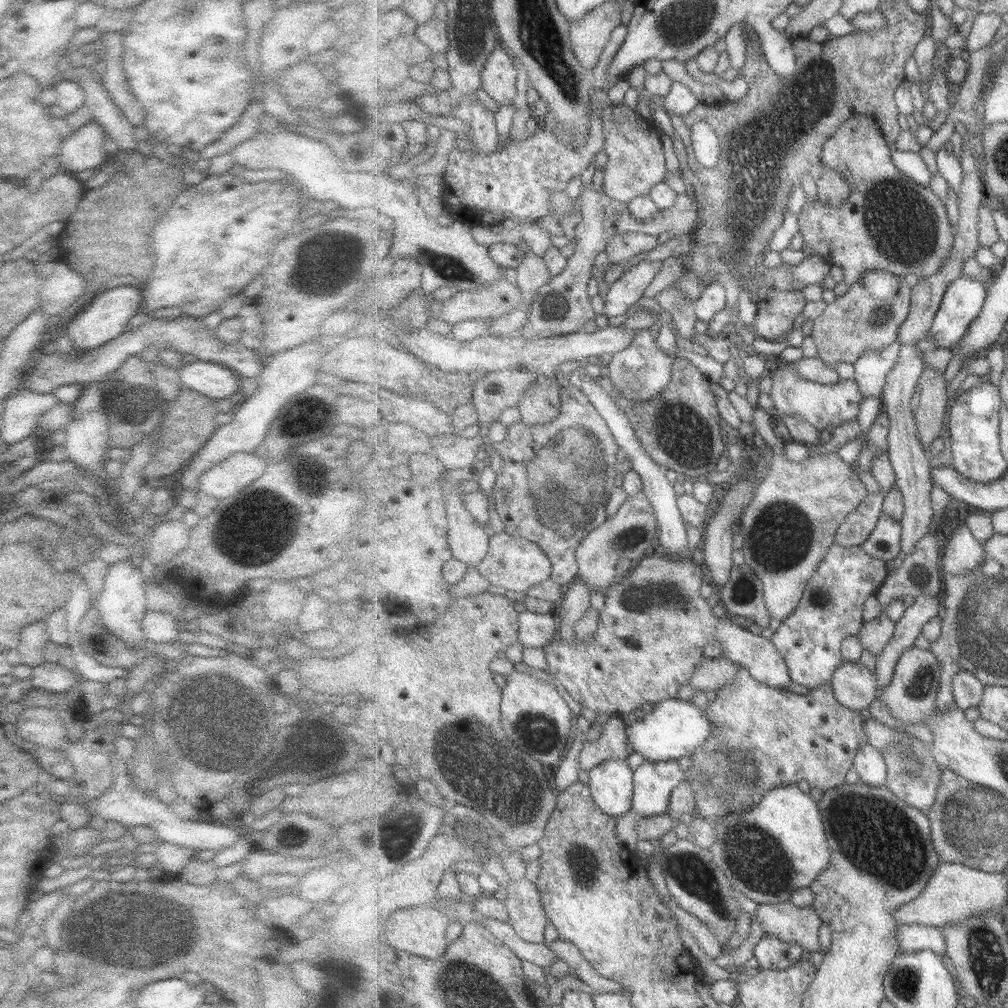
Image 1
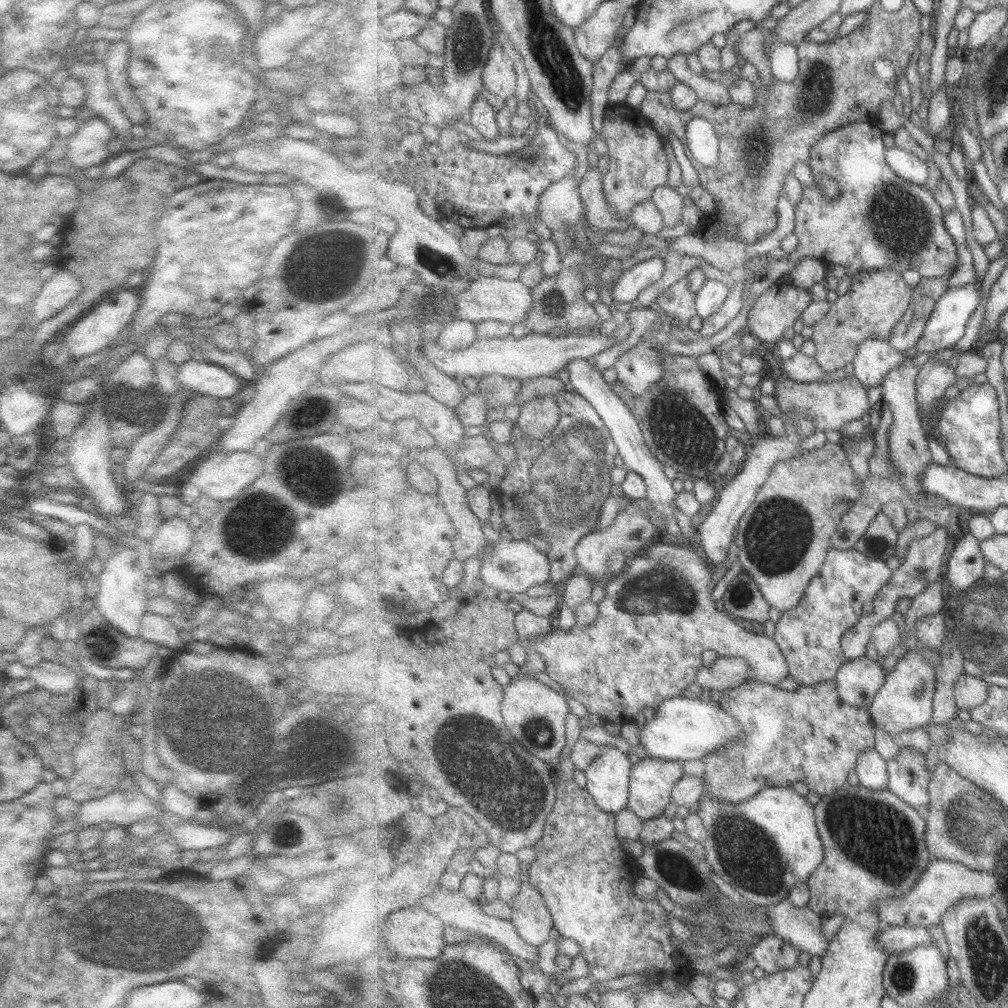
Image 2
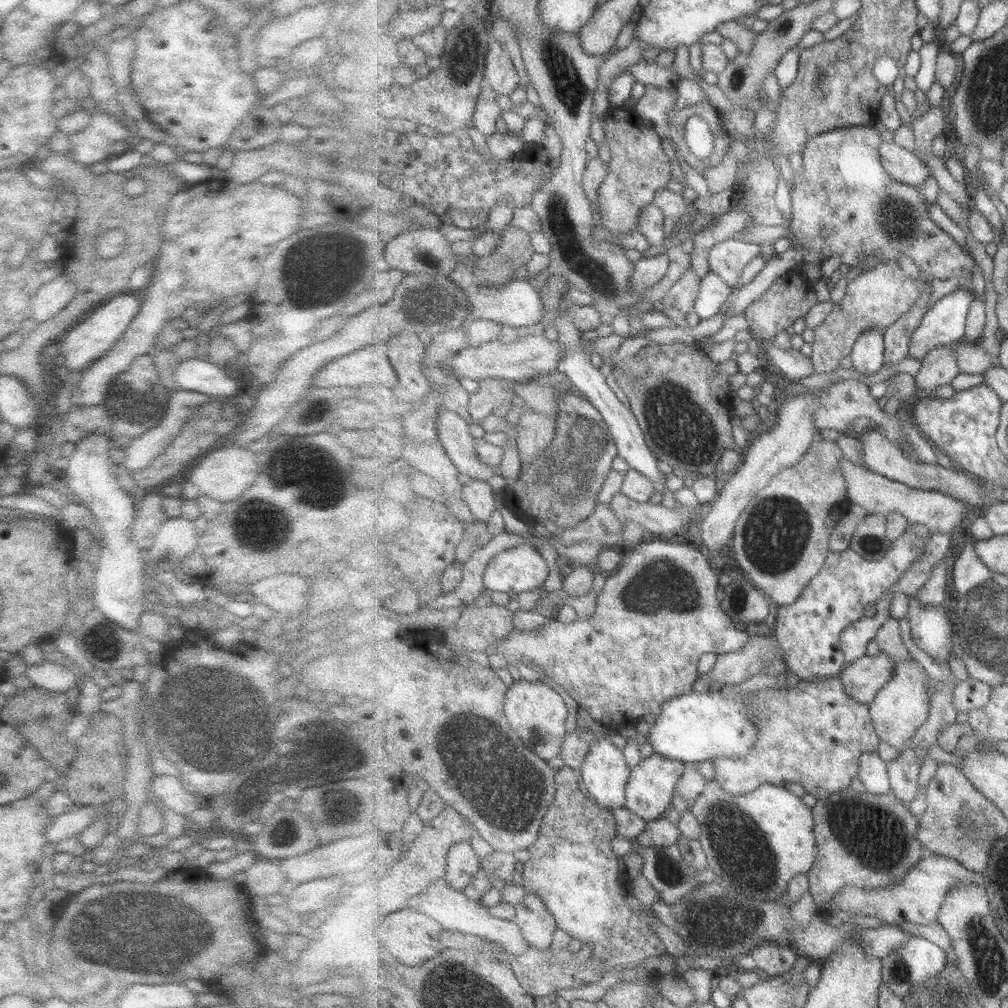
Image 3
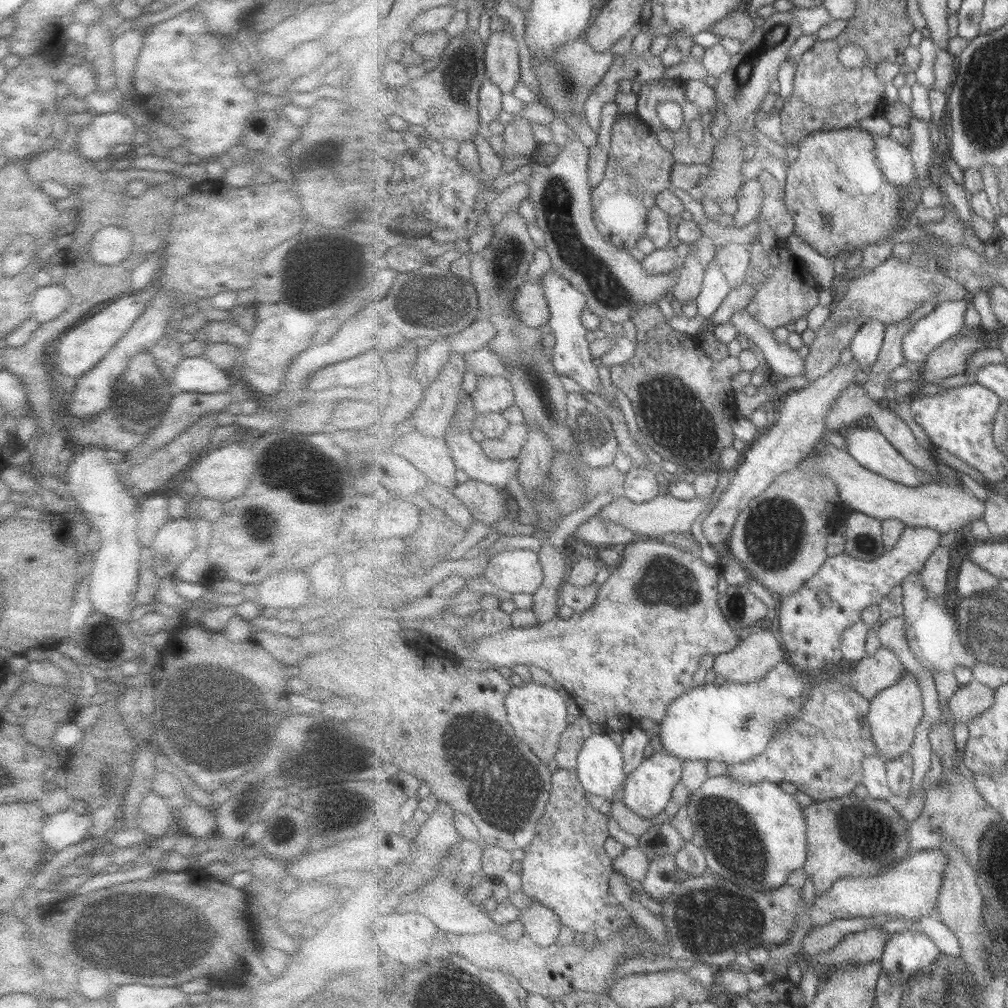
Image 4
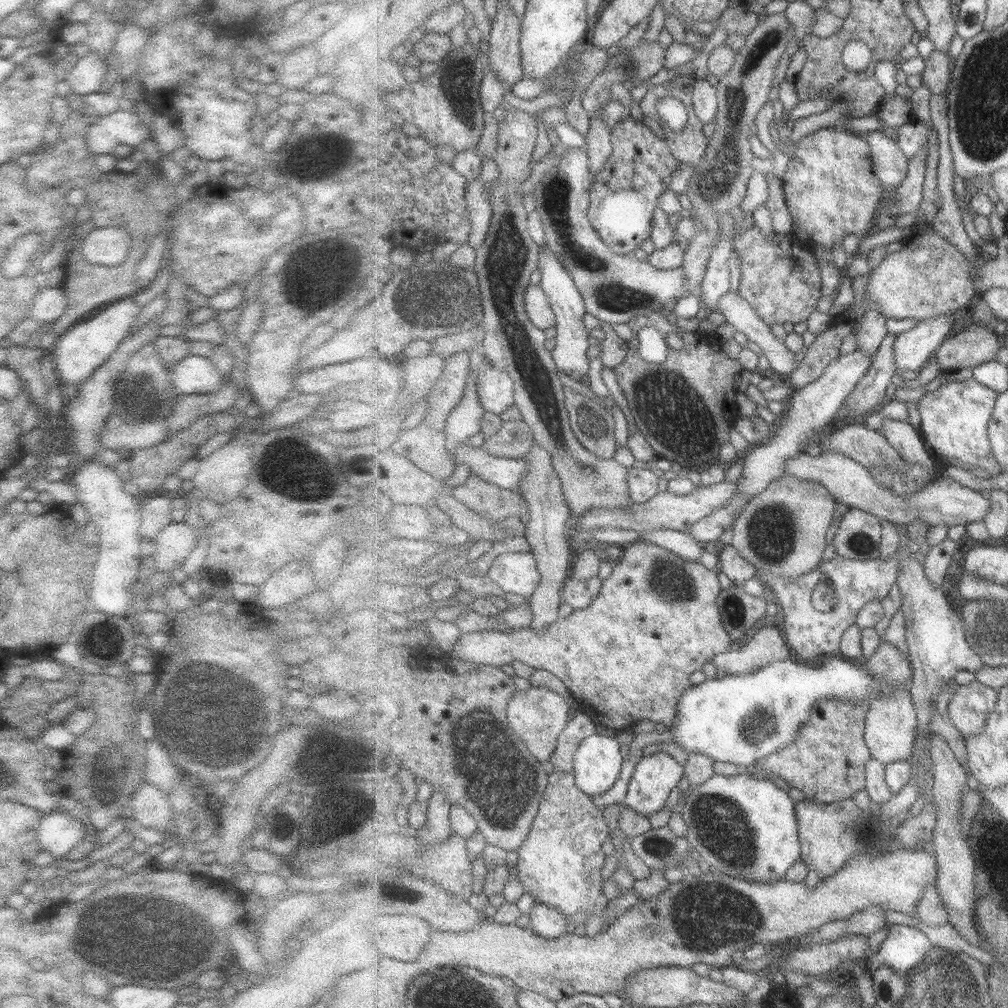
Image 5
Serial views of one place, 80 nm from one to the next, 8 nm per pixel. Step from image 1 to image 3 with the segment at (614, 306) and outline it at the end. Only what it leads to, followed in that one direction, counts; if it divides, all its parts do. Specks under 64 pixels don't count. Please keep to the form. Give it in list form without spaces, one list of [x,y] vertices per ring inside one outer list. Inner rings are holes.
[[[667,252],[653,257],[640,258],[634,264],[634,275],[630,288],[634,292],[644,292],[646,288],[656,285],[667,273],[670,258]]]

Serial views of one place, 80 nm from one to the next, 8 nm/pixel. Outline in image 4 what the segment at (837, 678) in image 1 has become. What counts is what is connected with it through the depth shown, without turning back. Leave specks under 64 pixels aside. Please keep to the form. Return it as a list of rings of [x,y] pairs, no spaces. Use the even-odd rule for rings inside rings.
[[[881,647],[874,655],[865,655],[850,665],[850,686],[869,701],[879,692],[895,686],[905,674],[905,665],[889,650]]]

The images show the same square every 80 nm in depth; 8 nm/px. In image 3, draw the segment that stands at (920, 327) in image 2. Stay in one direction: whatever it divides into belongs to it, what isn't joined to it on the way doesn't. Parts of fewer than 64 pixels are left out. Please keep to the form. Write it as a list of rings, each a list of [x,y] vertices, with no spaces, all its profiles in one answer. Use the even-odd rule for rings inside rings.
[[[931,285],[924,287],[924,291],[912,308],[884,331],[886,366],[897,364],[908,357],[911,339],[929,310],[929,302],[931,302]]]

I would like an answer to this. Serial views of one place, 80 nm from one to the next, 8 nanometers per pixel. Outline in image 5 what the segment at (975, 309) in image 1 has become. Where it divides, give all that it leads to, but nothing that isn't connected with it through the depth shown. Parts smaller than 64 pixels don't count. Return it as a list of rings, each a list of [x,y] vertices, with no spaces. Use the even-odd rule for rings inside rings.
[[[957,312],[939,315],[918,322],[898,335],[895,362],[898,369],[921,370],[933,359],[957,322]]]

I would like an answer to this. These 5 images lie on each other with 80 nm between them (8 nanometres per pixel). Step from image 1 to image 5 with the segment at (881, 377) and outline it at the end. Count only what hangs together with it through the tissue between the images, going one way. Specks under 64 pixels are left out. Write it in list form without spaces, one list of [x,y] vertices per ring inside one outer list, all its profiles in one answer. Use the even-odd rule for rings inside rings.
[[[874,302],[870,308],[866,310],[864,317],[861,319],[860,327],[856,333],[857,350],[867,353],[874,357],[877,351],[889,334],[887,326],[885,326],[886,316],[883,316],[878,309],[878,304]]]

